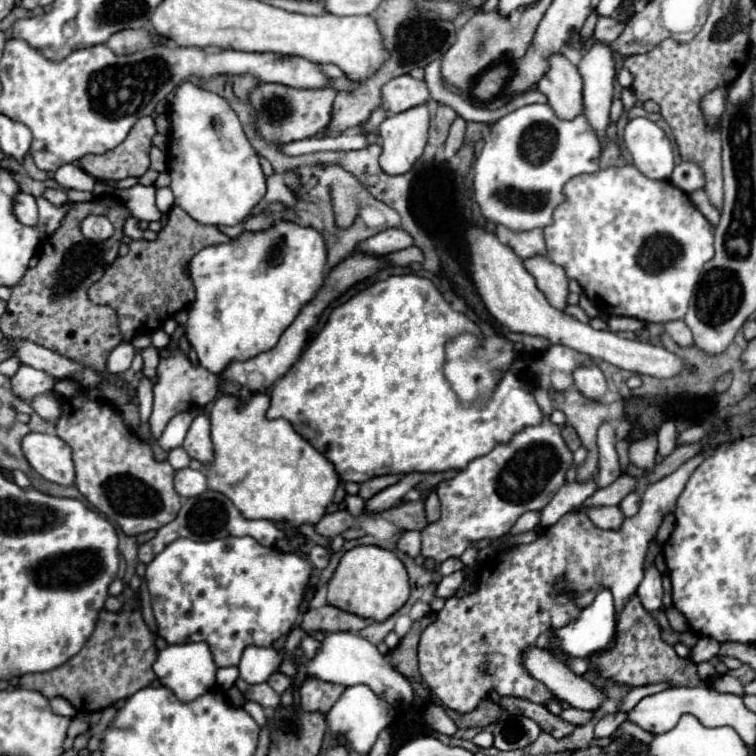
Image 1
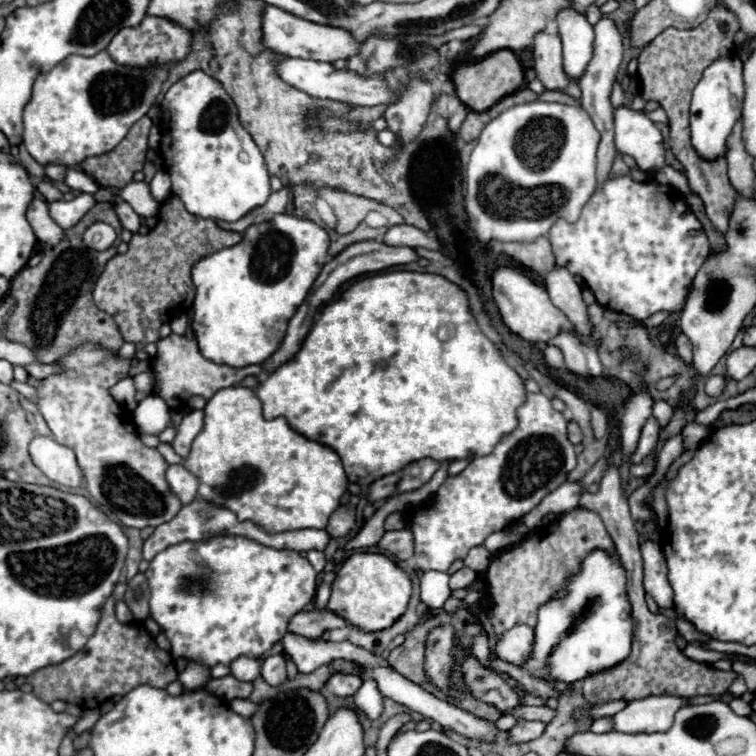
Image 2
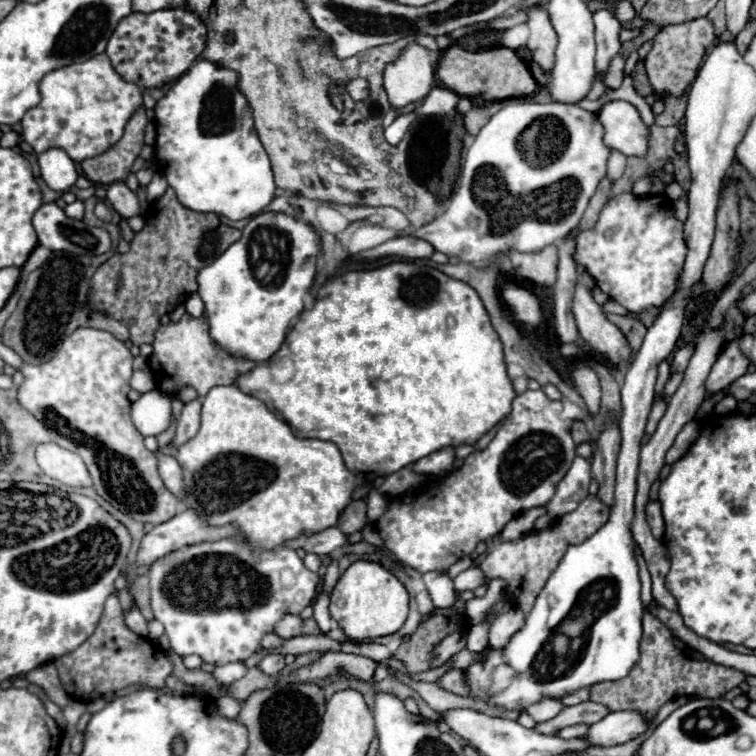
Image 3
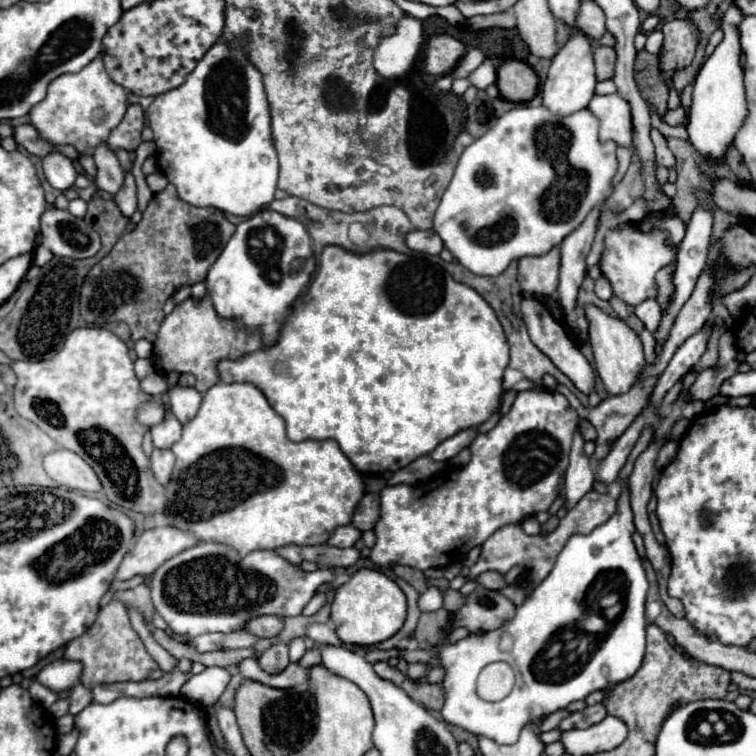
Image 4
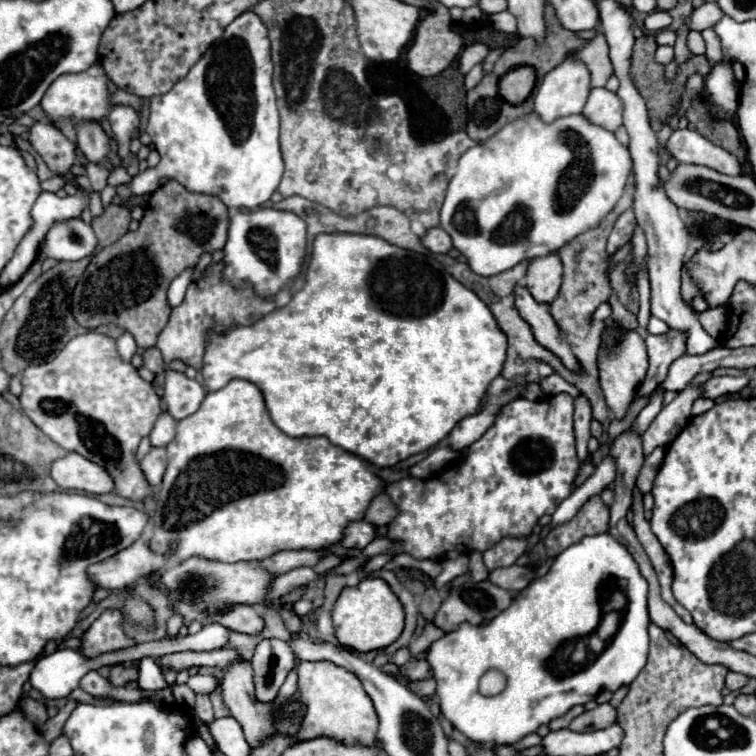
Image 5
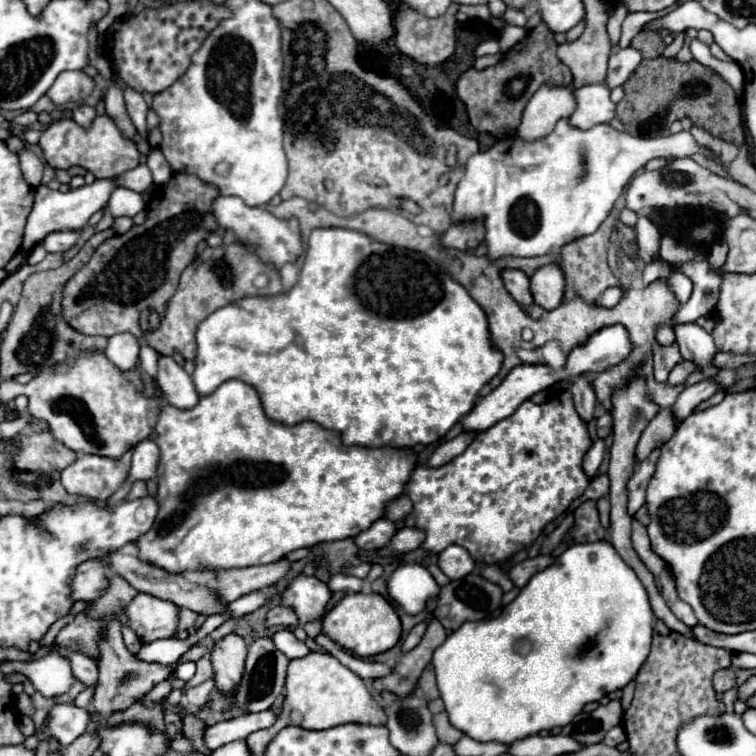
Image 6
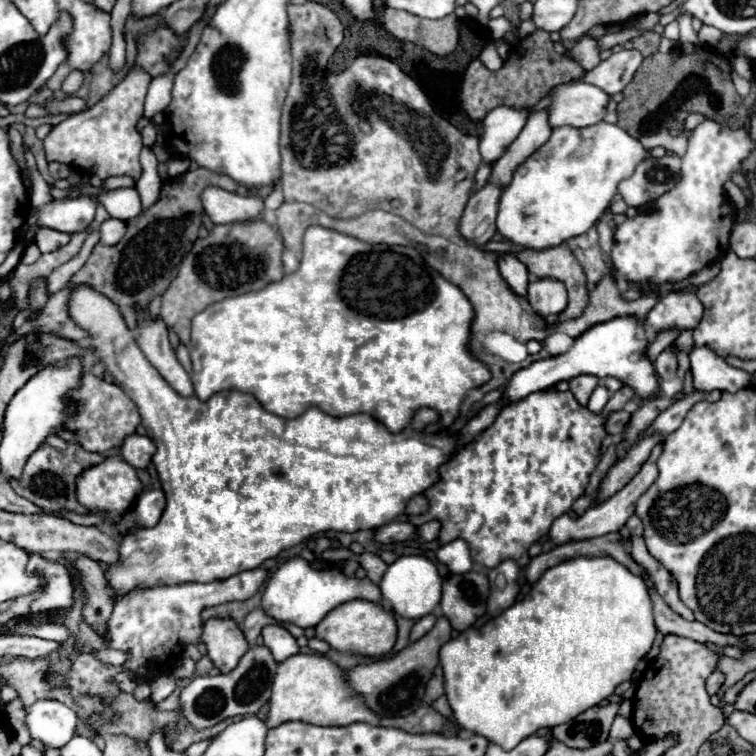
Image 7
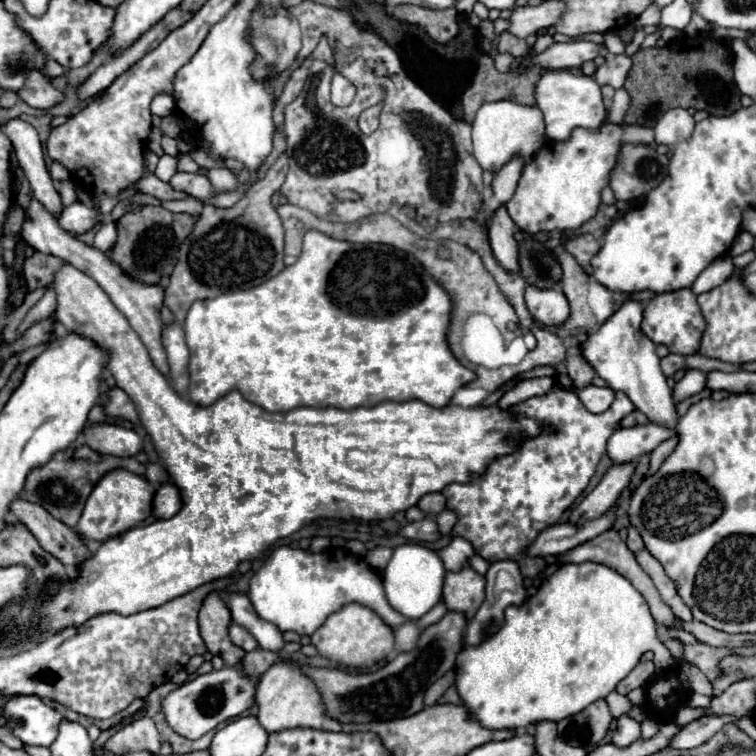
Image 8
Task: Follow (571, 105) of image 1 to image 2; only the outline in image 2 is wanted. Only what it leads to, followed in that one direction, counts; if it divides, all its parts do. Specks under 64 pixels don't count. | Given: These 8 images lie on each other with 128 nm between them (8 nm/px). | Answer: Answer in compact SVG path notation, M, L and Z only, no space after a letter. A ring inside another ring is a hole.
M540 32L540 36L536 36L532 44L532 52L534 52L534 70L544 88L566 92L566 88L574 80L570 80L570 76L564 72L560 38L548 32Z

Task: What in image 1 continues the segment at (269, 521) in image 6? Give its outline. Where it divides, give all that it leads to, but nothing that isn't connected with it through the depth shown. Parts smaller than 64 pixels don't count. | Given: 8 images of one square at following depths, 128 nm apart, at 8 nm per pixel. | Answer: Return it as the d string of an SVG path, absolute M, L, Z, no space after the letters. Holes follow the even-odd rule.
M254 394L244 408L238 408L236 398L232 396L218 396L214 400L208 412L212 424L214 462L212 466L204 468L210 490L228 496L244 518L286 520L286 524L292 528L298 528L302 524L316 524L320 516L324 516L326 506L332 502L340 478L334 466L316 448L312 448L310 442L306 442L298 432L294 432L292 424L288 424L282 418L278 420L266 418L268 404L270 404L268 394Z

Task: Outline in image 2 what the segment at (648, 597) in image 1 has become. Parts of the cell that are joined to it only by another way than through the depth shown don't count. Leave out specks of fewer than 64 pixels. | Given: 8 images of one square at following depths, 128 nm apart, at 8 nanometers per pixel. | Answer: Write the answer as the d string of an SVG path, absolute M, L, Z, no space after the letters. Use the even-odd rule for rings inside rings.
M656 542L642 544L644 558L644 590L660 608L672 608L672 588L666 578L666 560Z

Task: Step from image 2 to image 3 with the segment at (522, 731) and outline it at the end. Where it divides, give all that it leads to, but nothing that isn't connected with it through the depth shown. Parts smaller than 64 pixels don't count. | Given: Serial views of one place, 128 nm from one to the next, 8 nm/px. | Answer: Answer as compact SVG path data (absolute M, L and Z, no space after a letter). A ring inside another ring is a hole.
M582 702L573 706L565 707L556 718L540 722L534 726L534 730L538 734L556 734L558 730L566 728L566 726L574 726L574 724L596 724L598 720L602 720L610 710L604 708L602 704L596 702Z

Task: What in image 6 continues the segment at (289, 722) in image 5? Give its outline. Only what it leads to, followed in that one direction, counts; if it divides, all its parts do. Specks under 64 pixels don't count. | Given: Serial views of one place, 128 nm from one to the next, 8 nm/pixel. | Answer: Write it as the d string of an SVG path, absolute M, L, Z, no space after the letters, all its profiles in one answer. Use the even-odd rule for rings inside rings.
M230 634L226 638L222 638L214 650L212 650L212 666L216 672L216 688L220 690L220 694L224 696L232 696L244 676L244 664L246 664L246 652L248 646L246 642L236 636Z

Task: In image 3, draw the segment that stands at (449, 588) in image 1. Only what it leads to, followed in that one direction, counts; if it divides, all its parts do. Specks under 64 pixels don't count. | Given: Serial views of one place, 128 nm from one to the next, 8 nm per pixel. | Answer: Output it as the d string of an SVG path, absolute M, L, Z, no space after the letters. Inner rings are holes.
M472 566L464 572L460 572L456 578L454 578L454 588L456 592L464 592L464 590L476 590L480 584L484 582L484 574L478 566Z

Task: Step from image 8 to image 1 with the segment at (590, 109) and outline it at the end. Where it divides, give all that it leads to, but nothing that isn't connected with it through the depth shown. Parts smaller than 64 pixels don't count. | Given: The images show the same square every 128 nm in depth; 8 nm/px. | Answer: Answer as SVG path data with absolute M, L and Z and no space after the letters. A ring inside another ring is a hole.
M634 118L626 124L624 142L634 166L652 180L668 180L674 170L674 150L664 130L648 118Z

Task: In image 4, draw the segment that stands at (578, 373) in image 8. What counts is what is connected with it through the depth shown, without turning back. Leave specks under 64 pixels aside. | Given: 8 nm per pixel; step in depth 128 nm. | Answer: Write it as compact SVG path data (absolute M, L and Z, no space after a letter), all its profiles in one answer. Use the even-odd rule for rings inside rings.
M576 432L574 446L570 452L570 466L564 478L564 508L566 510L574 508L578 500L592 490L592 482L594 482L594 470L590 458L584 454L584 440Z

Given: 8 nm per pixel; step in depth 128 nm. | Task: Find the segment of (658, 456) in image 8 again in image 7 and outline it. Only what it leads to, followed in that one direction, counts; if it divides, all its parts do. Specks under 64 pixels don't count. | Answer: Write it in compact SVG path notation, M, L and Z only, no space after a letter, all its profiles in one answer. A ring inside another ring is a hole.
M662 444L654 446L650 458L644 462L644 466L640 468L640 472L638 472L622 490L618 490L612 498L608 498L608 500L604 500L604 502L600 502L600 504L596 504L596 506L592 506L590 510L586 510L584 516L576 518L576 520L572 520L568 514L560 516L560 518L552 524L552 528L550 528L550 540L560 546L560 544L566 544L566 542L572 542L572 540L586 540L586 538L604 536L604 534L608 534L608 532L618 532L618 530L626 524L626 520L634 514L638 498L640 498L640 496L650 488L650 484L656 480L656 476L658 476L656 460L658 460L660 452L662 452Z

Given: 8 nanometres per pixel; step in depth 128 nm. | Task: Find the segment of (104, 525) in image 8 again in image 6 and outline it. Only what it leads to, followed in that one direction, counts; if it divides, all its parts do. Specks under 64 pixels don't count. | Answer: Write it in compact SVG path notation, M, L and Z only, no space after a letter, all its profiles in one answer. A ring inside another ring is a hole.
M126 452L122 460L82 454L74 464L60 472L62 486L70 494L86 496L90 500L108 500L128 476L130 458L130 452Z

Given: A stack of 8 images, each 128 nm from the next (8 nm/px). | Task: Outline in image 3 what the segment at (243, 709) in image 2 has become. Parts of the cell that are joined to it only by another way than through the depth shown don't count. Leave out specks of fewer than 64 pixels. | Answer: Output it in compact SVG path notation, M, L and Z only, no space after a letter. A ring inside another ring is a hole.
M220 696L216 700L216 706L220 708L220 714L228 716L228 718L236 718L240 714L240 710L242 710L242 704L232 696Z

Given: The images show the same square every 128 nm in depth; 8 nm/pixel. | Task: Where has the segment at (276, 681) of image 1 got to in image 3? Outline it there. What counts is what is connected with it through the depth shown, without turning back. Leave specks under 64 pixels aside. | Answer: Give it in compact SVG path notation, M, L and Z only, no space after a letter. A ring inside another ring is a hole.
M268 654L268 656L264 656L264 660L260 662L258 668L260 668L264 674L268 674L268 676L278 676L284 666L286 666L286 664L284 664L284 656L282 656L282 654Z

